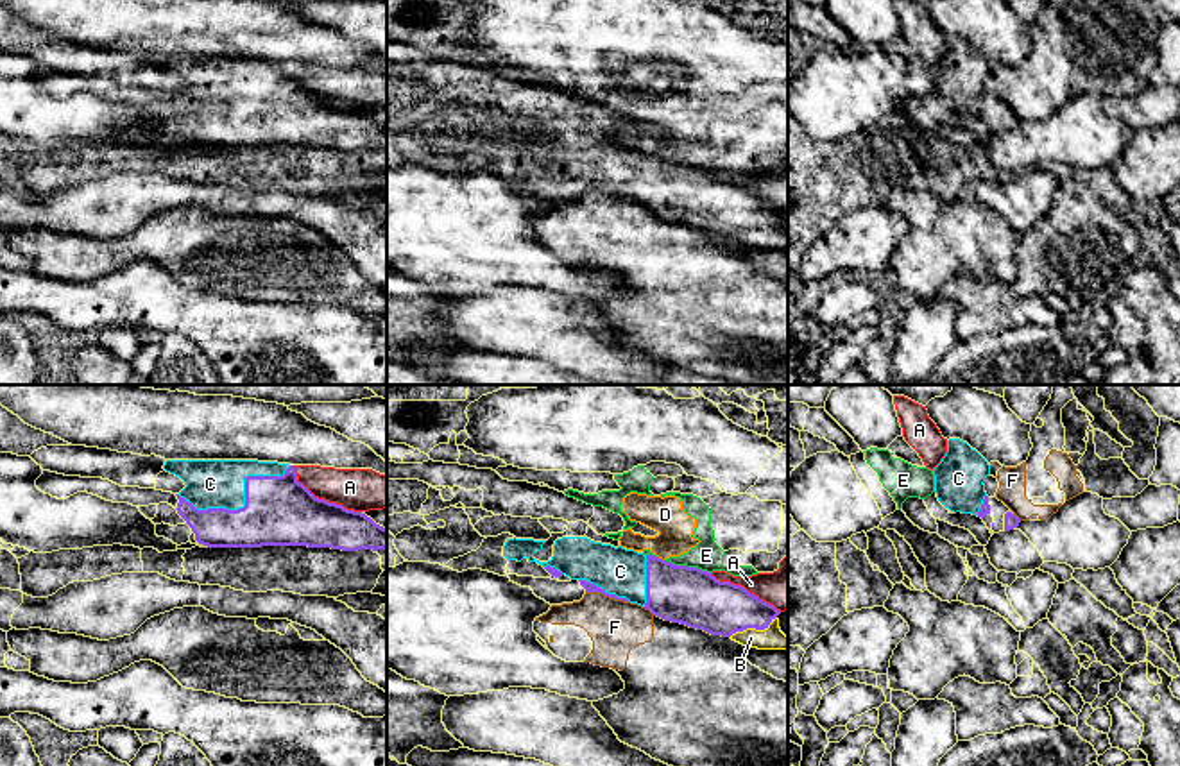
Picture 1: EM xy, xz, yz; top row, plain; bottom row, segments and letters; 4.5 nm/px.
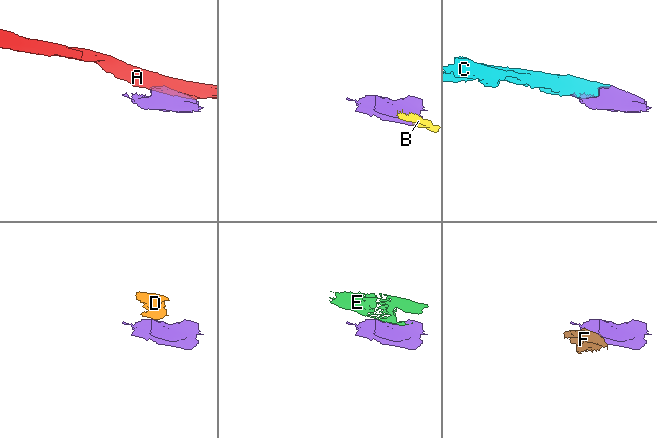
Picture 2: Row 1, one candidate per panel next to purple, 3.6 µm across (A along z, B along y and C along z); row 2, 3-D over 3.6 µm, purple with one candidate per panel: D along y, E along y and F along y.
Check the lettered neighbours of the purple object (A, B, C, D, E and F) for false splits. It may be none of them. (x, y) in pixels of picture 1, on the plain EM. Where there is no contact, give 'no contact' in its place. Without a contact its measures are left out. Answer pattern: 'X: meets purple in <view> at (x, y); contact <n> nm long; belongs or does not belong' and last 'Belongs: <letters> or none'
A: meets purple in xy at (323, 99); contact 380 nm long; does not belong
B: meets purple in xz at (752, 226); contact 240 nm long; belongs
C: meets purple in xy at (246, 102); contact 550 nm long; belongs
D: meets purple in xz at (661, 158); contact 40 nm long; does not belong
E: meets purple in xz at (686, 165); contact 220 nm long; does not belong
F: meets purple in xz at (607, 194); contact 200 nm long; does not belong
Belongs: B, C

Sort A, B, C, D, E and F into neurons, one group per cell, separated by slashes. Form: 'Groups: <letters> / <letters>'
Groups: A / B C / D E / F

